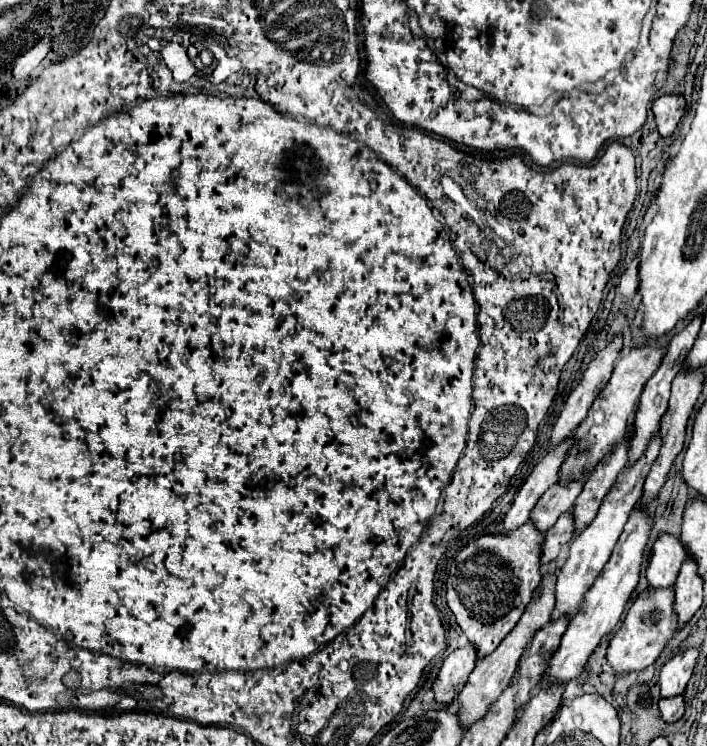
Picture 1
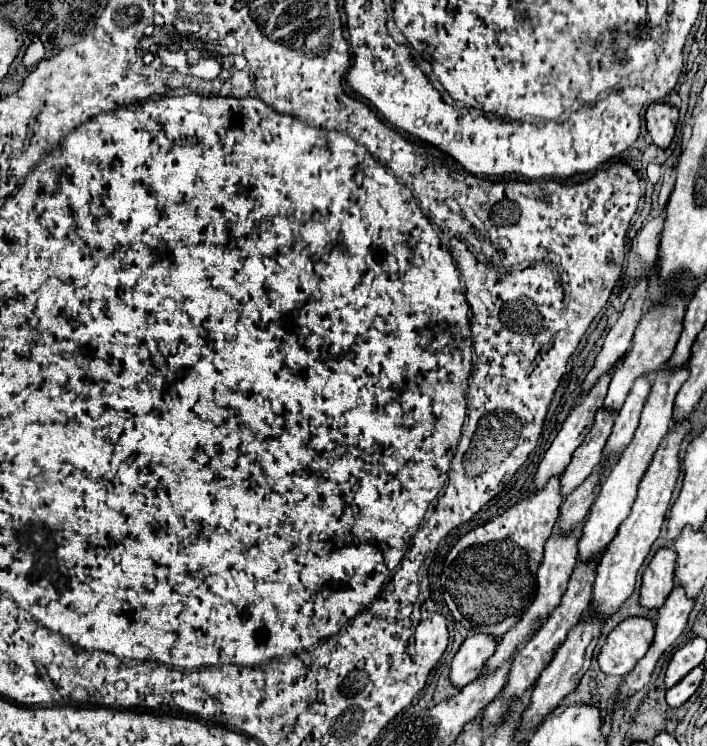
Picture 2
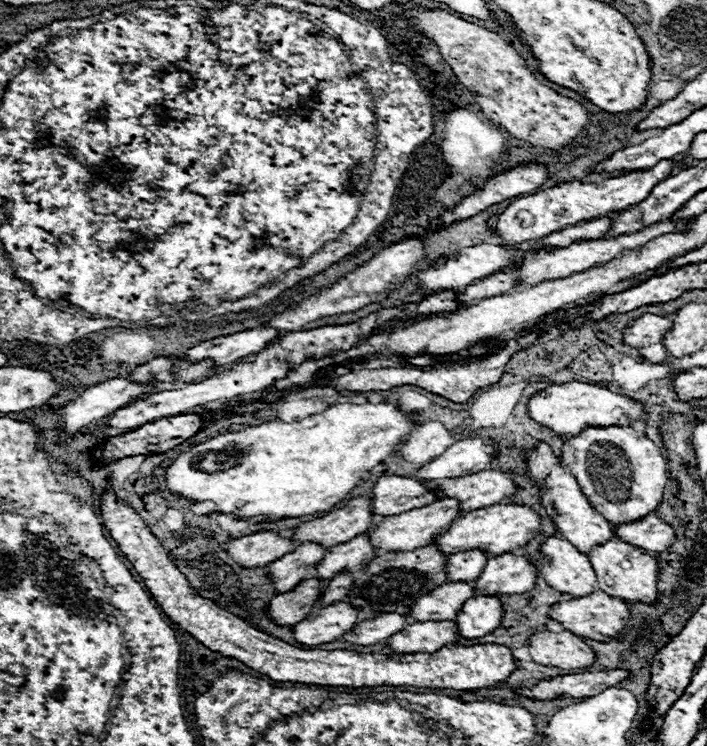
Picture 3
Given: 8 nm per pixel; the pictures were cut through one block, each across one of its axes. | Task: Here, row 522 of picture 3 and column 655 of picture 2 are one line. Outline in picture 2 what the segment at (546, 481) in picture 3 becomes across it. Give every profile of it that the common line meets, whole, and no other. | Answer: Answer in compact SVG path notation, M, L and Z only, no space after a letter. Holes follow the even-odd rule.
M660 548L650 560L642 574L640 606L648 610L658 610L668 594L672 592L672 564L676 564L676 554L670 548Z

